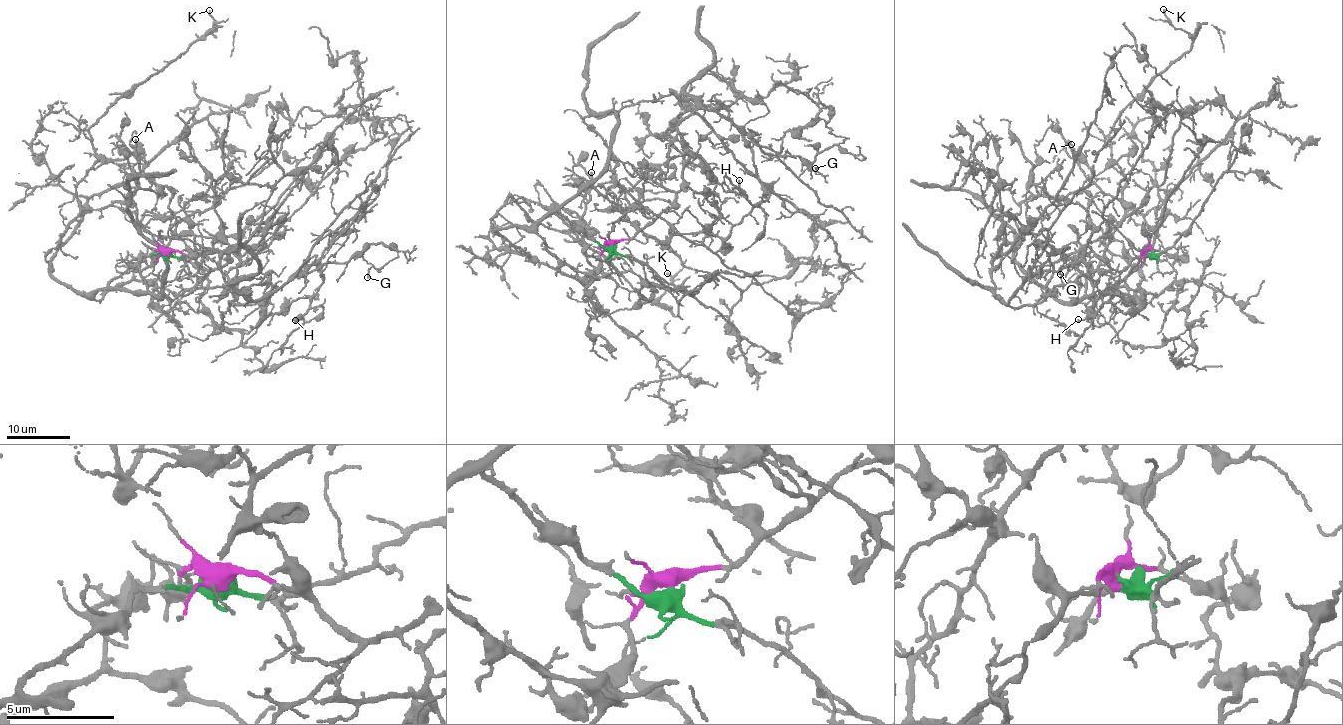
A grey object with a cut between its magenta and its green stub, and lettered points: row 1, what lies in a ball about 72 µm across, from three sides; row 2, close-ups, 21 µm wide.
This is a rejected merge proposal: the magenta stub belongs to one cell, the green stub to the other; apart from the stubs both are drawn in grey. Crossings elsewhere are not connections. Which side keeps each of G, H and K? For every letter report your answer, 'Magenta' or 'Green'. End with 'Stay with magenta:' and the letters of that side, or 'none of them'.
G: Magenta
H: Magenta
K: Green
Stay with magenta: G, H

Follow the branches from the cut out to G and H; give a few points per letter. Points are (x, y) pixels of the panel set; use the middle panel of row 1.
G: (612, 245), (672, 207), (688, 158), (677, 129), (696, 110), (715, 110), (753, 143), (815, 168)
H: (612, 245), (672, 207), (688, 158), (677, 129), (699, 109), (740, 132), (769, 197), (753, 205), (740, 179)

